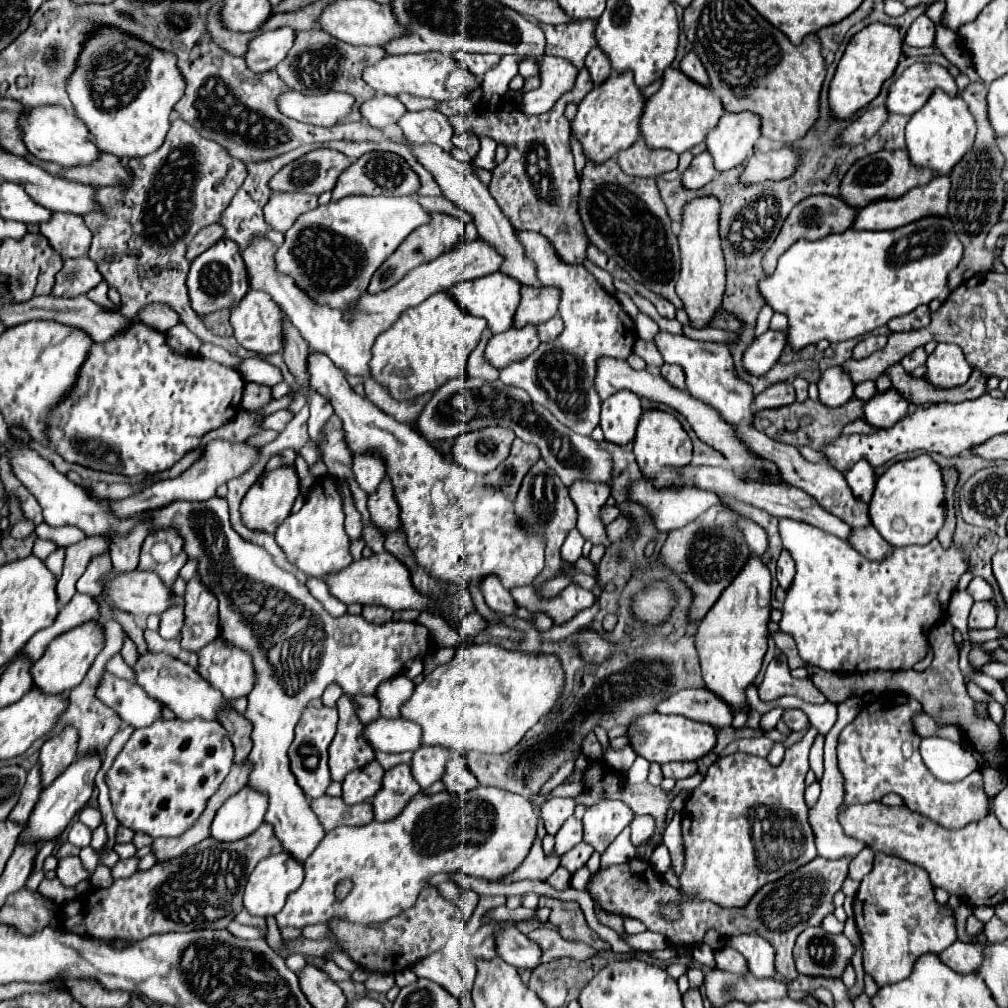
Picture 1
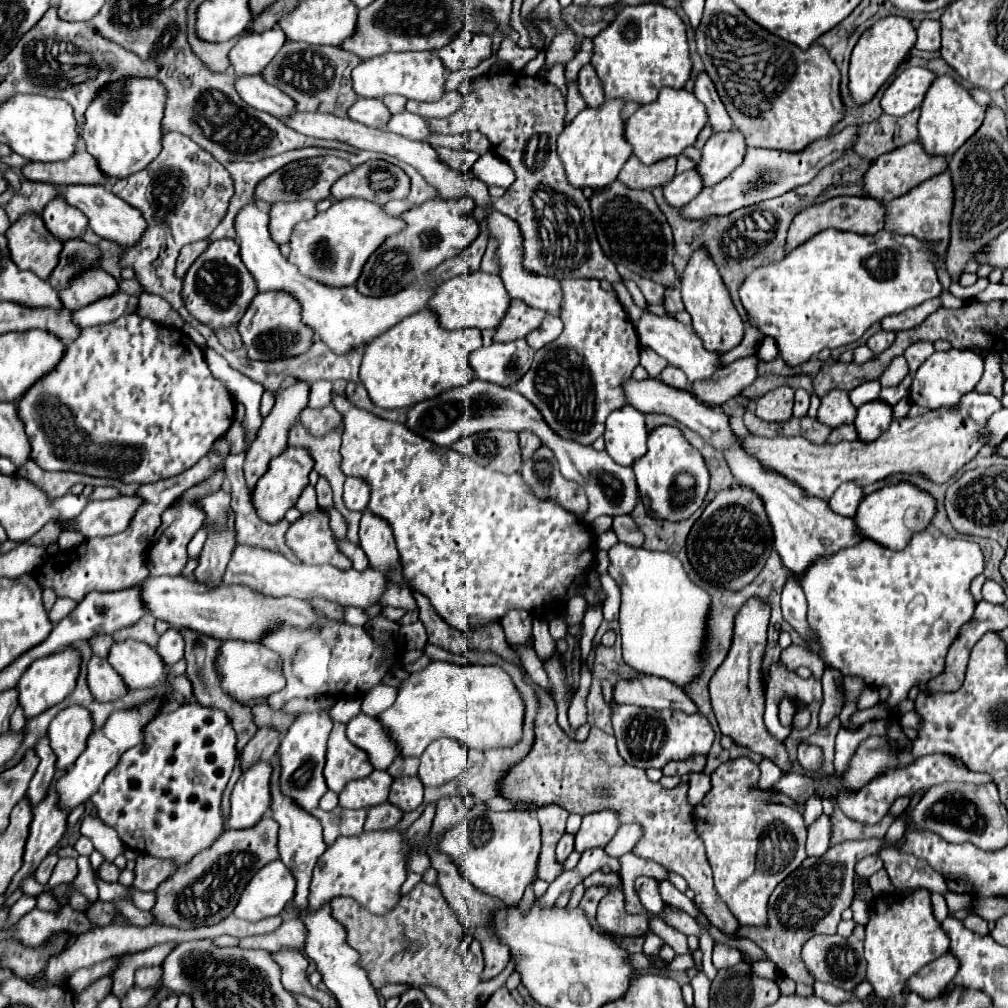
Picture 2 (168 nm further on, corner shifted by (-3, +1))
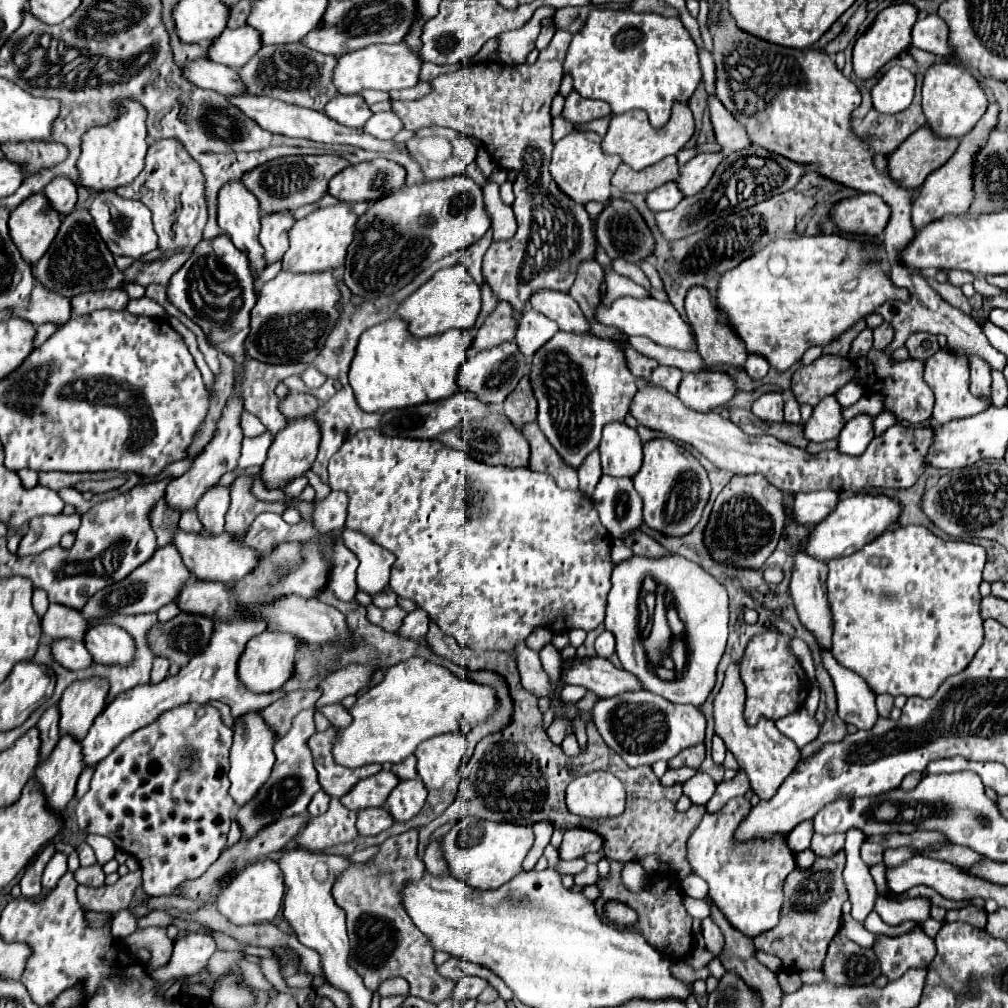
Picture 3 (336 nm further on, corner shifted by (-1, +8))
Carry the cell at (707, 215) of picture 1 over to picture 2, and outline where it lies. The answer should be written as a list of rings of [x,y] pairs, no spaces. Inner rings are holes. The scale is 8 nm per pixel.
[[[704,249],[694,251],[690,263],[686,265],[680,291],[682,291],[684,307],[692,317],[692,327],[696,329],[696,333],[700,335],[700,339],[704,341],[704,347],[708,351],[726,353],[740,345],[740,341],[744,337],[744,321],[740,319],[738,311],[734,309],[730,293],[728,293],[728,289],[724,289],[722,277],[720,277],[714,261],[708,257],[708,253],[704,253]]]

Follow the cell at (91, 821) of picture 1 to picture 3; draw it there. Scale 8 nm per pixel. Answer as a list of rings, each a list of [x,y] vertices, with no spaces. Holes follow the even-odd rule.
[[[88,834],[88,836],[86,836],[86,842],[88,842],[88,844],[92,846],[92,850],[96,852],[96,858],[98,858],[100,864],[106,864],[106,862],[112,860],[114,854],[116,854],[116,846],[114,846],[114,842],[112,842],[110,838],[106,838],[106,836]]]

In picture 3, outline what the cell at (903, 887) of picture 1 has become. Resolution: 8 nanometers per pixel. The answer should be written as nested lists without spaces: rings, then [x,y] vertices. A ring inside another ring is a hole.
[[[918,924],[906,934],[878,934],[874,952],[880,960],[880,970],[888,980],[900,978],[908,968],[924,968],[934,960],[936,944]]]

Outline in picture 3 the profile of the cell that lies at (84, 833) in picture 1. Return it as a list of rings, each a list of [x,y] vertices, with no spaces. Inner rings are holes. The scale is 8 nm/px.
[[[82,842],[82,844],[76,848],[76,852],[78,852],[78,856],[80,856],[80,864],[82,864],[82,866],[90,866],[90,864],[96,862],[94,850],[92,850],[86,842]]]

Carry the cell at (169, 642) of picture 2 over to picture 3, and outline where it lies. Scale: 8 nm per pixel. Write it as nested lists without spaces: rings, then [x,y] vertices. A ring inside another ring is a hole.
[[[158,656],[154,658],[154,666],[152,666],[152,676],[150,676],[150,682],[160,682],[168,676],[168,668],[170,668],[170,660],[164,658],[164,656]]]

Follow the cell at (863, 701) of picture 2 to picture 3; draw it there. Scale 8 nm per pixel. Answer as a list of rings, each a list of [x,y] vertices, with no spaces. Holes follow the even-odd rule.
[[[820,648],[820,656],[836,688],[838,716],[848,724],[854,724],[856,728],[868,730],[870,726],[874,726],[878,718],[874,704],[876,694],[870,690],[866,680],[854,674],[852,670],[846,670],[842,664],[838,664],[838,660],[832,656],[828,648]]]

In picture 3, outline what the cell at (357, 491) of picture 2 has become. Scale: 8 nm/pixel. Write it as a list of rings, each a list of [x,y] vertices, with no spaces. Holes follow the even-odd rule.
[[[330,492],[328,498],[322,502],[314,502],[314,526],[318,532],[326,534],[334,528],[344,526],[348,514],[348,494],[344,492]]]

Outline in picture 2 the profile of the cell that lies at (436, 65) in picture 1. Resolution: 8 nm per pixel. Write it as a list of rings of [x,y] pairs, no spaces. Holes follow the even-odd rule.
[[[414,51],[414,53],[384,53],[378,57],[364,59],[352,71],[352,89],[358,97],[380,99],[386,95],[402,95],[416,101],[438,101],[444,95],[444,81],[448,77],[446,67],[440,63],[436,53]]]

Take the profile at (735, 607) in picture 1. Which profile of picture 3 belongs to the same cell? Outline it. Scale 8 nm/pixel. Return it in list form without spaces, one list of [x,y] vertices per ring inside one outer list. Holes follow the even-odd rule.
[[[732,662],[726,668],[722,688],[714,698],[716,734],[724,740],[726,748],[736,756],[740,768],[746,770],[752,790],[758,792],[760,798],[770,798],[774,796],[774,790],[778,790],[778,786],[784,782],[784,778],[794,770],[796,762],[802,756],[798,746],[790,738],[786,738],[768,718],[760,718],[758,724],[750,726],[744,718],[744,702],[746,702],[746,690],[740,680],[740,664]]]

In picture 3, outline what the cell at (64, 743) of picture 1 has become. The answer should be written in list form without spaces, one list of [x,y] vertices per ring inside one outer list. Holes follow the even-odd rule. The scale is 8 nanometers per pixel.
[[[94,678],[68,686],[58,704],[60,736],[70,736],[80,742],[104,708],[106,692],[106,682],[98,682]]]

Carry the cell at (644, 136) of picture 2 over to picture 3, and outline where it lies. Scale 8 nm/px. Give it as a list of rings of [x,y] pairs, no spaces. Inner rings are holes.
[[[674,102],[672,116],[670,116],[668,124],[662,128],[652,128],[648,122],[648,114],[644,114],[644,110],[630,110],[622,116],[612,116],[608,134],[602,140],[602,148],[608,154],[620,154],[622,162],[632,166],[634,170],[642,170],[642,168],[648,168],[650,164],[656,164],[658,160],[682,150],[684,144],[692,138],[692,134],[694,134],[692,110],[688,108],[688,104]]]

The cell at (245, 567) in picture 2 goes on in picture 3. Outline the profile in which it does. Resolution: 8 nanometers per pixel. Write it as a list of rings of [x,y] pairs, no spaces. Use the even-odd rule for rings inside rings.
[[[180,530],[174,536],[174,544],[178,546],[186,568],[196,578],[212,580],[212,582],[238,582],[246,574],[252,574],[260,566],[260,558],[262,558],[262,554],[256,548],[248,546],[244,538],[234,538],[234,534],[222,534],[218,538],[206,540],[200,533],[186,533]]]

